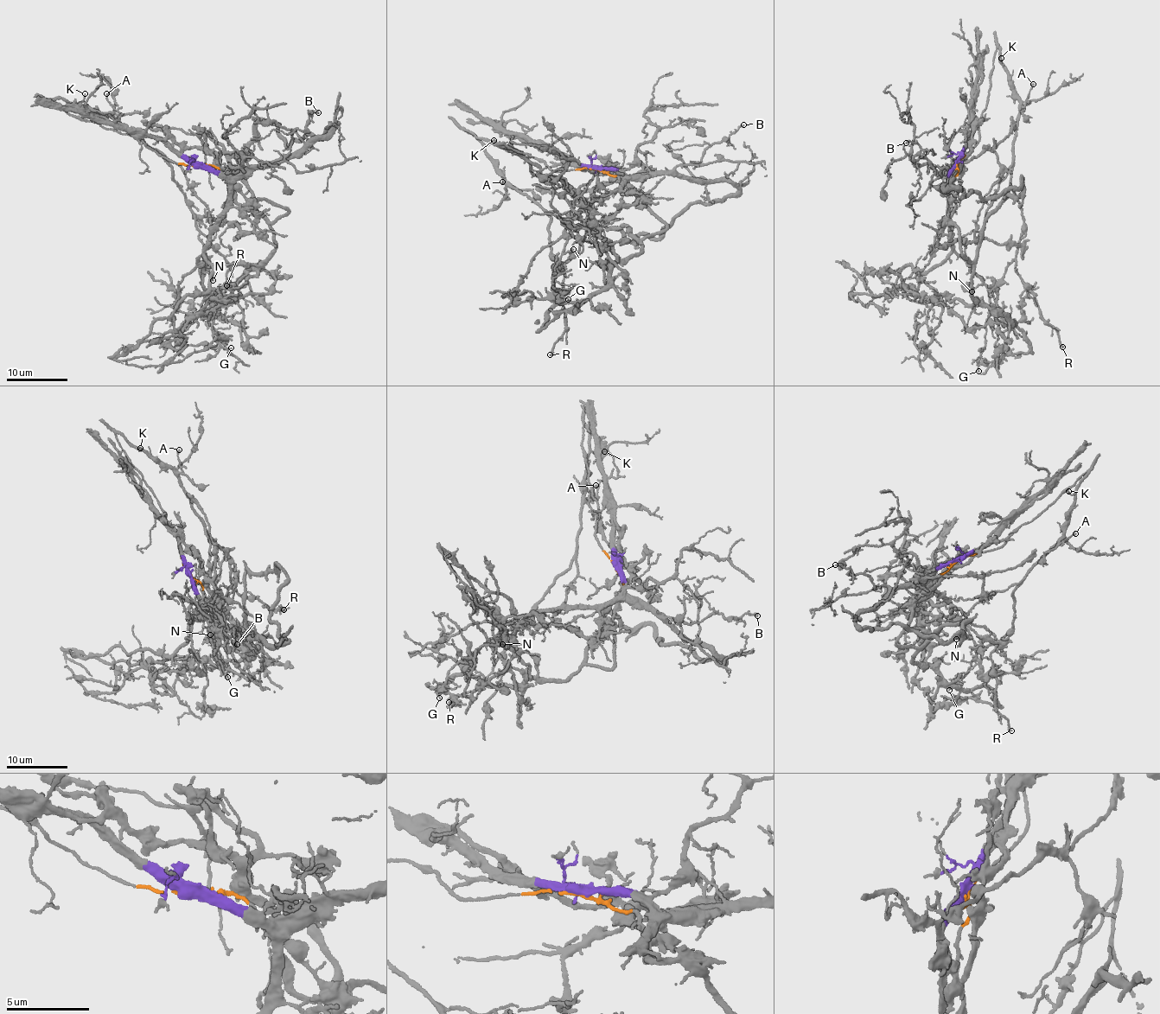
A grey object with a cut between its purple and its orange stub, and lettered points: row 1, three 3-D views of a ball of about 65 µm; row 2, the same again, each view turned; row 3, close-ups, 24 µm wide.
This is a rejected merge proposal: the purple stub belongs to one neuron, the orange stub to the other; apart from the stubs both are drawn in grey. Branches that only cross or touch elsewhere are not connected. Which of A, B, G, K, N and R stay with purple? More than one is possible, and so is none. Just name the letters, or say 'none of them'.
B, G, N

